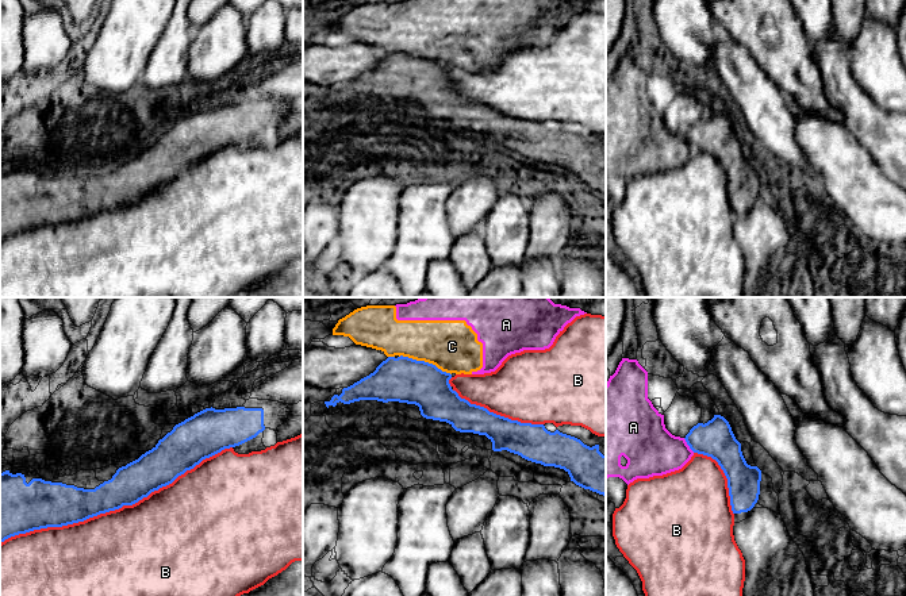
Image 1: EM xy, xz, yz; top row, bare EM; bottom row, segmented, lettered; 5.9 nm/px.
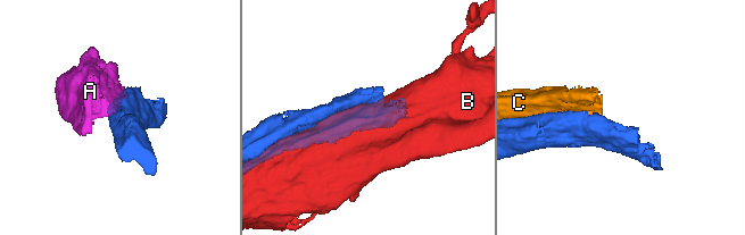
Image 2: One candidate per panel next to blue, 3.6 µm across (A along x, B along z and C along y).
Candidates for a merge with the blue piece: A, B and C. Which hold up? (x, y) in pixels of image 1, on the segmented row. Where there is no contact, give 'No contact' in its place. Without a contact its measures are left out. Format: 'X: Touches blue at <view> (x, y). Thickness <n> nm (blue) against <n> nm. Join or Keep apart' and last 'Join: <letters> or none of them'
A: Touches blue at yz (687, 443). Thickness 220 nm (blue) against 300 nm. Keep apart
B: Touches blue at xy (115, 508). Thickness 220 nm (blue) against 480 nm. Keep apart
C: Touches blue at xz (423, 361). Thickness 260 nm (blue) against 300 nm. Keep apart
Join: none of them

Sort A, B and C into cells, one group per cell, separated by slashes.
A C / B

